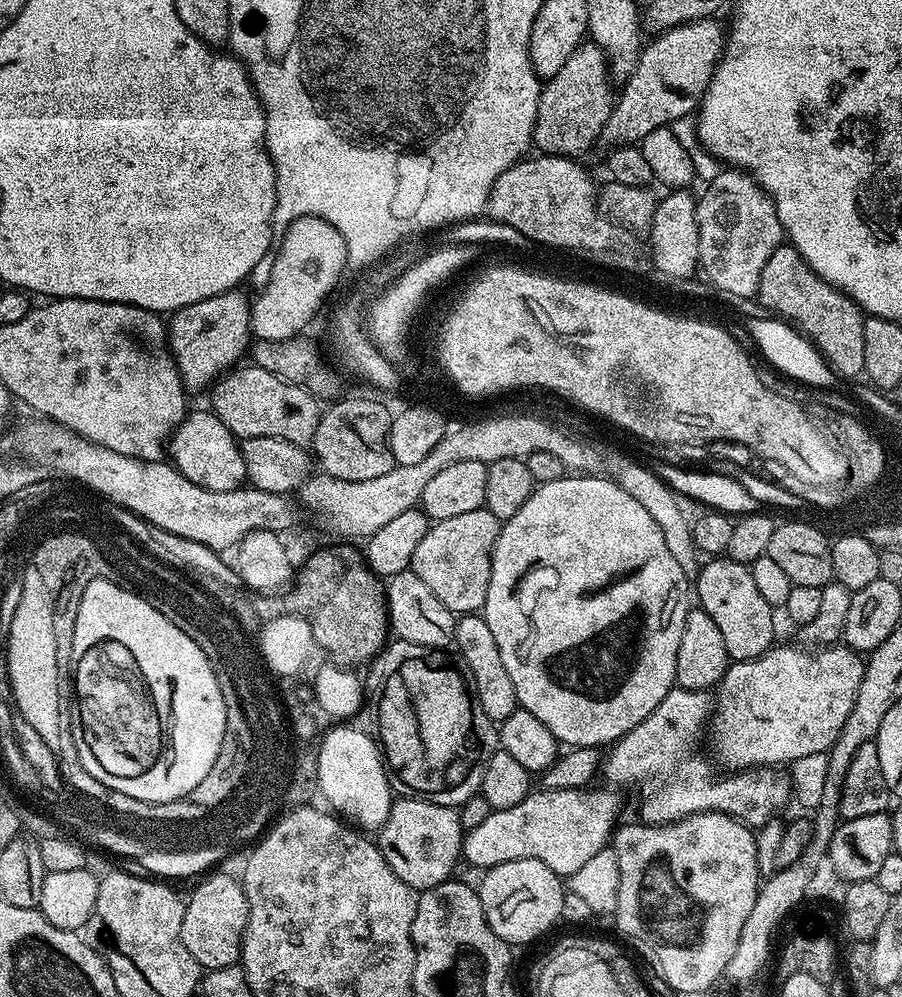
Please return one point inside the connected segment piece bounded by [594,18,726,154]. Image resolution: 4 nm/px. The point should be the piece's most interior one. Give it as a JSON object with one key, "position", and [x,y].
{"position":[669,81]}

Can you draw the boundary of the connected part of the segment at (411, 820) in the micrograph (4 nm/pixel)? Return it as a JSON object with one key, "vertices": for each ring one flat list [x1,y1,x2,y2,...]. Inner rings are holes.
{"vertices":[[396,798,393,799,389,817,378,830,378,843,390,870,394,870,406,886,423,890,444,883,455,873,452,871,456,863,462,860,465,835,457,809,431,804,428,800]]}

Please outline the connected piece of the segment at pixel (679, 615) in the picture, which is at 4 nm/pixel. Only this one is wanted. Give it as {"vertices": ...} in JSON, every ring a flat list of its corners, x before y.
{"vertices":[[565,474,554,482,533,487,522,510,503,521,496,548,492,552,490,586,486,590,486,602,482,609,486,626,490,626,494,642,498,642,498,654,502,654,502,662,514,682,517,705,530,710,530,714,534,714,534,718,538,718,538,722,542,722,550,734,554,734,557,742,574,748,600,748,615,744,630,730,634,730,638,722,647,718,654,706,662,702,662,698,666,698,676,683,678,641,682,639,682,626,686,626,686,614,690,607,690,578,682,566,678,566,674,554,670,554,658,522,654,522,646,506,630,498,630,494,626,494,626,490,622,490,615,479,603,480,602,477,600,474]]}

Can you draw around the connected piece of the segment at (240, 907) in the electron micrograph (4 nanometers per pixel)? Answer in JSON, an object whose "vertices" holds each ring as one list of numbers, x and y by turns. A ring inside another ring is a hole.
{"vertices":[[224,870,213,876,205,875,200,881,202,881,201,884,193,890,192,897,187,897,184,905,184,917,180,931,182,946,190,950,190,958,194,958,194,962,198,962,204,970,240,964,240,947,248,921,248,899,244,893,243,883,237,877,235,880,234,877,227,876,227,871]]}

